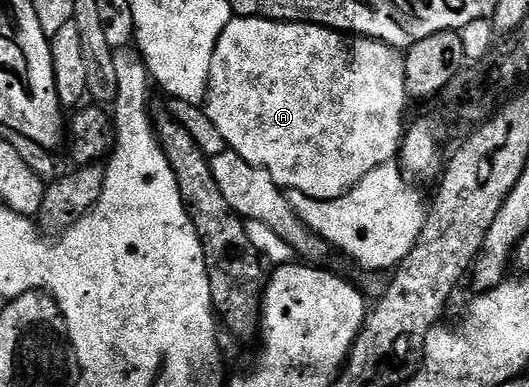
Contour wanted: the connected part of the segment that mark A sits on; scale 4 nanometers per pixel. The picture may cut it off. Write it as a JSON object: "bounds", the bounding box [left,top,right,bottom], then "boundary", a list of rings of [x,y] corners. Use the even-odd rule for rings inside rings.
{"bounds":[205,17,409,199],"boundary":[[[232,17],[217,41],[217,49],[213,49],[205,110],[217,133],[221,133],[224,144],[238,153],[242,159],[249,161],[249,165],[265,169],[279,187],[286,190],[300,190],[310,199],[341,199],[346,197],[362,179],[369,177],[369,173],[373,173],[381,165],[392,162],[400,154],[405,134],[403,110],[409,106],[403,56],[404,52],[400,48],[391,47],[379,39],[333,31],[329,27],[319,27],[316,23],[284,23],[258,17]]]}

